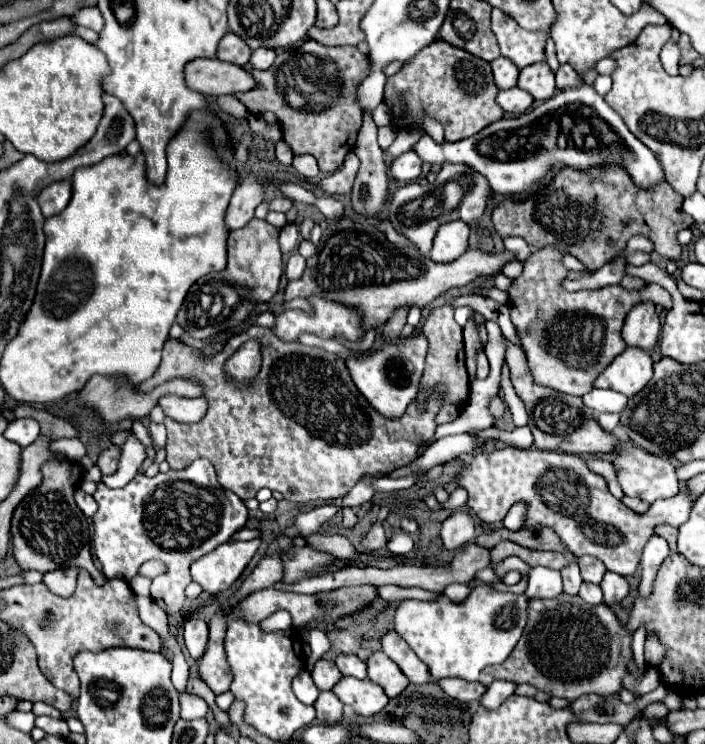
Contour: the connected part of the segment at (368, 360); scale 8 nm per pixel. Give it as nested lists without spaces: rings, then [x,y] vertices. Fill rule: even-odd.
[[[415,332],[409,338],[387,342],[379,350],[363,354],[359,358],[349,358],[349,374],[359,388],[359,392],[369,400],[369,404],[379,410],[383,416],[397,418],[403,416],[407,406],[419,394],[419,382],[423,376],[423,362],[427,354],[427,338],[421,332]]]

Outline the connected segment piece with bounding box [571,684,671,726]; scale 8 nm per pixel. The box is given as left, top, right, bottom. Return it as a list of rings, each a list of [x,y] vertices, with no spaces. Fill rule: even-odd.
[[[661,684],[653,692],[649,692],[649,694],[641,696],[641,698],[633,700],[631,704],[623,704],[617,696],[587,694],[587,696],[581,696],[579,700],[571,702],[571,710],[575,712],[575,716],[579,718],[579,722],[597,722],[597,724],[613,722],[613,724],[627,726],[651,702],[663,700],[669,692],[671,690],[665,684]]]

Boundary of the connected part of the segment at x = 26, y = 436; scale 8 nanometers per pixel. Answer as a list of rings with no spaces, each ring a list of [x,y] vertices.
[[[31,418],[13,420],[13,422],[9,422],[9,426],[5,430],[5,438],[11,442],[17,442],[21,448],[25,448],[39,438],[39,424]]]

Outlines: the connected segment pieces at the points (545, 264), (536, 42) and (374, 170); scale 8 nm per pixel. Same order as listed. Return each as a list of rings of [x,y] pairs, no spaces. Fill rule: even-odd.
[[[551,246],[535,250],[523,262],[523,272],[513,280],[507,294],[511,302],[511,322],[521,340],[533,380],[565,394],[583,396],[593,388],[595,378],[613,358],[627,348],[621,338],[627,312],[643,300],[653,300],[669,310],[671,296],[659,284],[647,284],[641,290],[605,286],[599,290],[567,292],[563,288],[563,280],[567,278],[567,268],[561,264],[563,256],[563,250]]]
[[[493,8],[491,30],[499,42],[501,56],[515,62],[521,70],[535,62],[545,62],[545,34],[523,30],[509,14]]]
[[[363,112],[363,126],[357,136],[355,154],[361,160],[361,168],[357,172],[351,202],[359,214],[379,216],[379,210],[387,202],[387,166],[383,158],[383,150],[377,144],[377,126],[369,112]]]

